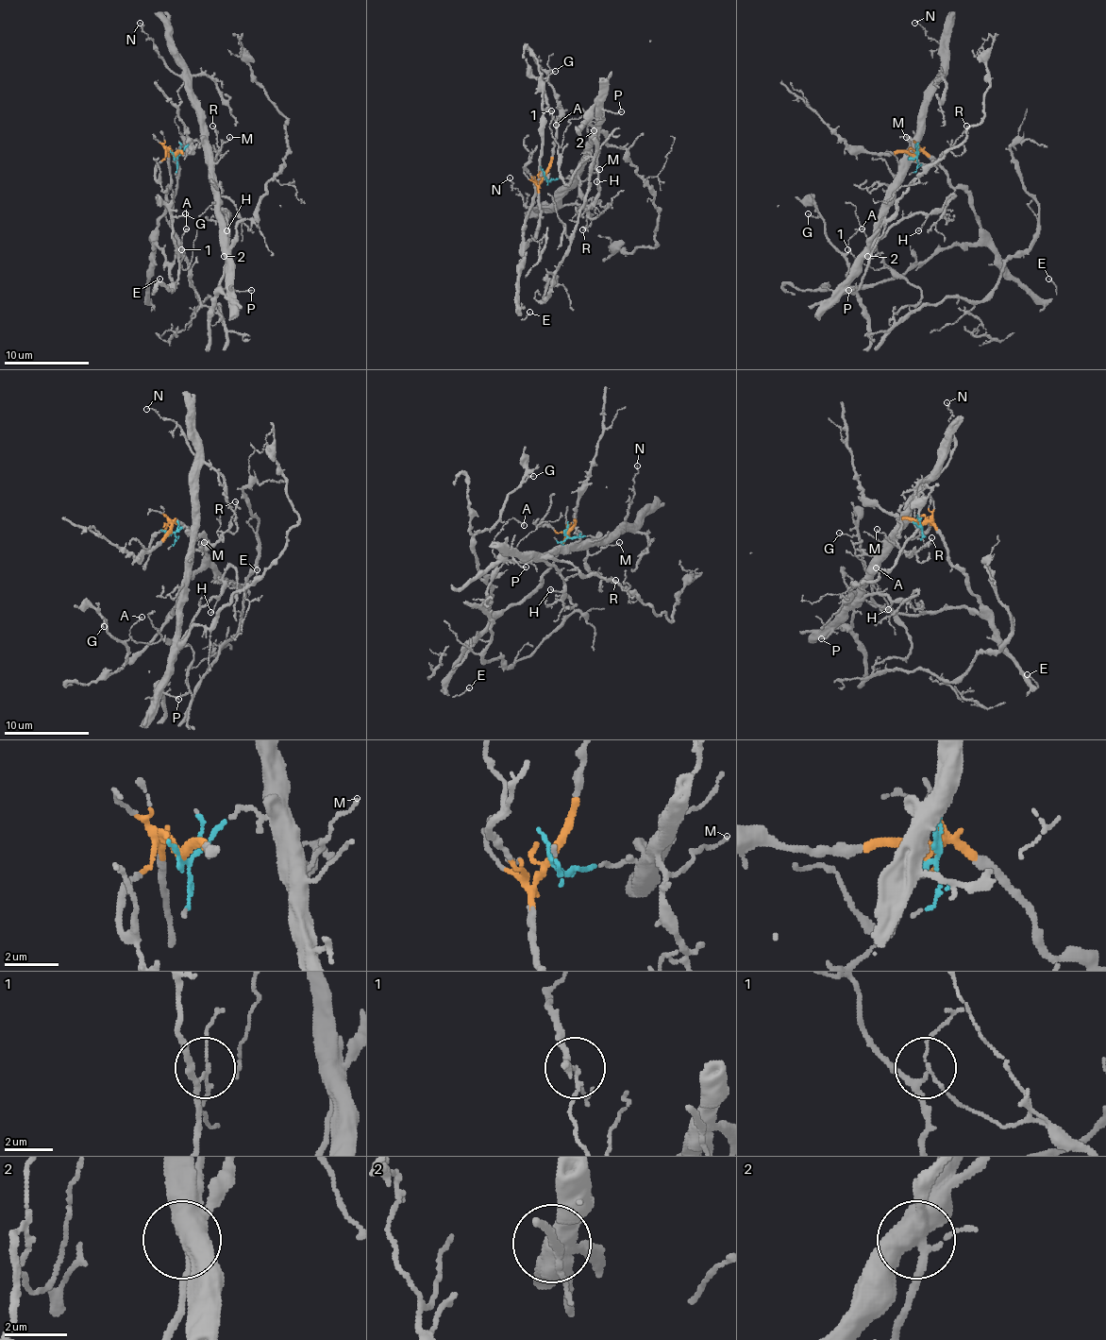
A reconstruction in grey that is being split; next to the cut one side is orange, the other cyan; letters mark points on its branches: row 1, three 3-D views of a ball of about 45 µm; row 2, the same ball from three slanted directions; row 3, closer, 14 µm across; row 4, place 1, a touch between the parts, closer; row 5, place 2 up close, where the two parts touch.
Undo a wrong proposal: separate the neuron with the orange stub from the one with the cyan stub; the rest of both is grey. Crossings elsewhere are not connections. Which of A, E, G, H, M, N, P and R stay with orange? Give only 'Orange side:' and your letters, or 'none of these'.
Orange side: A, E, G

